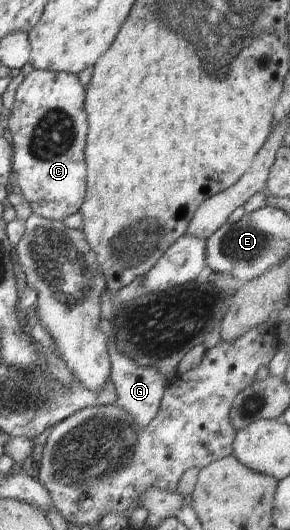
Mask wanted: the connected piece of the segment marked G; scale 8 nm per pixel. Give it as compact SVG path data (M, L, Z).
M111 350L110 363L113 366L113 373L109 380L114 384L118 401L117 406L124 408L142 426L148 425L157 416L166 386L167 377L156 370L156 368L143 368L125 358L125 354Z

